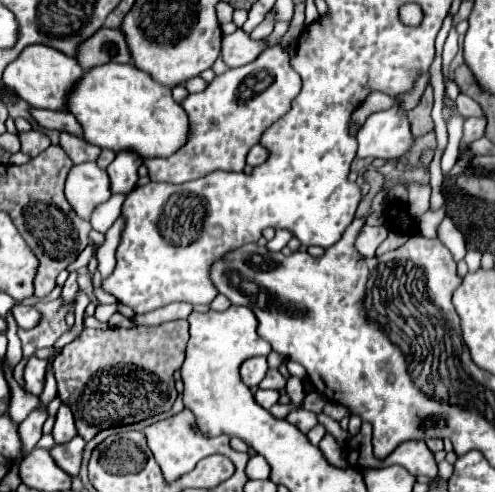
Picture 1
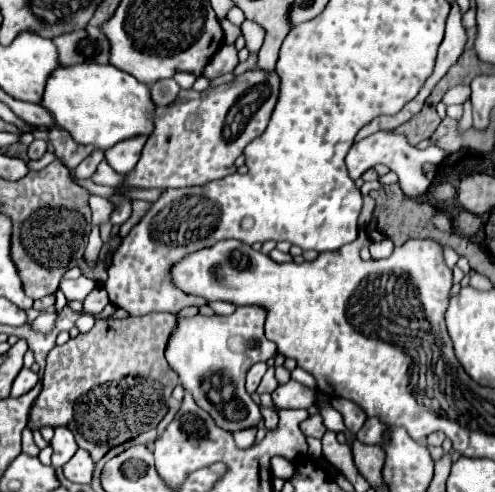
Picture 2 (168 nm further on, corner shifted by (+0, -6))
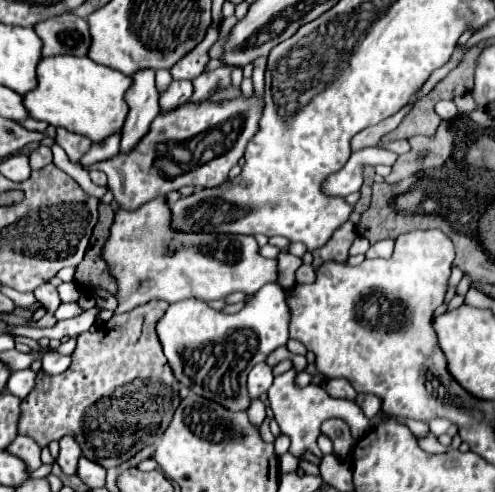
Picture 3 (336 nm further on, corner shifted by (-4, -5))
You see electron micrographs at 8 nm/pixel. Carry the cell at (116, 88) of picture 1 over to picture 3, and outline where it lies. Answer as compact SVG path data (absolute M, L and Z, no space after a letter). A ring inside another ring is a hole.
M44 57L38 67L38 87L24 95L24 105L28 107L30 117L38 121L84 135L92 143L102 143L110 135L122 131L128 115L124 95L132 83L132 77L106 65L98 65L90 57Z

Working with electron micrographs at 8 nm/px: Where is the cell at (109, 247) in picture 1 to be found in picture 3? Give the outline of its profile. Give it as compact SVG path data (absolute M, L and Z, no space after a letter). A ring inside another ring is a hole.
M236 97L222 103L210 99L184 103L162 111L150 125L150 133L130 153L120 153L104 163L92 165L108 175L108 189L118 209L134 211L144 203L164 197L184 185L198 189L218 187L226 181L228 171L240 161L248 141L256 135L264 111L264 97Z

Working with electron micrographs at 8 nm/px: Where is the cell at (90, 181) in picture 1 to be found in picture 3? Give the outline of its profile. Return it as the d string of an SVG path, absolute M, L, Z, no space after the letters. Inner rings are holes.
M112 135L112 139L106 139L104 143L94 143L88 153L80 159L80 165L86 169L94 163L100 163L100 161L108 161L112 157L118 155L118 143L120 143L120 135Z

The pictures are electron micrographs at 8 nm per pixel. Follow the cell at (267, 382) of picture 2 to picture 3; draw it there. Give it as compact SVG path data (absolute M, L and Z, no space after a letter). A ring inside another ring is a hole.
M290 369L290 371L286 371L286 373L278 375L278 377L274 377L272 387L268 389L270 407L272 407L272 411L274 411L274 417L276 417L278 425L280 425L280 429L282 429L286 435L290 435L290 439L292 439L290 453L292 453L294 457L300 459L300 455L302 455L304 451L312 451L316 457L322 457L322 453L320 453L320 449L318 449L318 445L316 445L316 439L318 439L318 435L320 435L320 425L322 425L326 419L338 417L338 419L346 421L348 427L350 427L350 431L352 431L352 437L354 437L354 439L360 439L360 437L368 431L370 421L364 417L362 409L360 409L354 401L350 401L350 399L332 399L322 387L316 387L316 385L308 385L308 387L304 387L304 389L298 389L298 387L294 385L294 375L296 375L294 369Z

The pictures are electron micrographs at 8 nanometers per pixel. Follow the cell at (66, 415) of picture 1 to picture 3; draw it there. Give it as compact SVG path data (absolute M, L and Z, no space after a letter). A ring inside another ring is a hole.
M66 435L66 437L60 439L60 453L58 453L56 463L62 467L62 471L64 471L66 475L76 473L76 463L78 463L80 455L82 455L82 451L80 451L78 443L76 443L72 437Z

